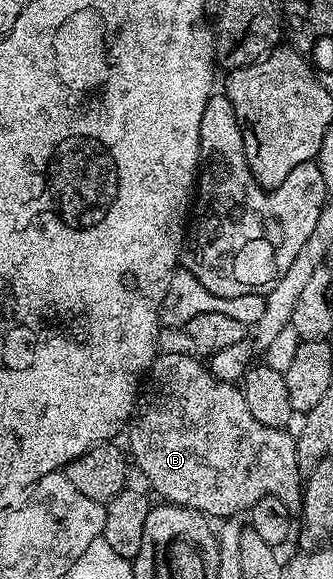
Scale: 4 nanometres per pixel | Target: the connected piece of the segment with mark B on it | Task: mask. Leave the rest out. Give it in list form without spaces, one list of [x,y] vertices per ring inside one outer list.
[[[188,353],[183,355],[157,354],[156,359],[146,372],[146,378],[143,380],[136,401],[136,409],[126,427],[129,447],[127,450],[130,452],[131,462],[134,464],[135,470],[137,467],[148,478],[149,485],[161,495],[159,498],[165,503],[177,503],[179,507],[193,507],[201,516],[213,515],[216,521],[239,516],[241,514],[239,511],[247,512],[250,504],[257,503],[259,499],[267,495],[278,497],[278,501],[282,501],[294,513],[300,511],[302,504],[302,471],[300,475],[300,470],[302,470],[302,464],[299,457],[296,456],[295,438],[291,434],[288,436],[288,433],[287,430],[279,427],[262,425],[262,421],[258,421],[254,417],[254,413],[250,413],[243,390],[235,382],[220,382],[199,358]]]

